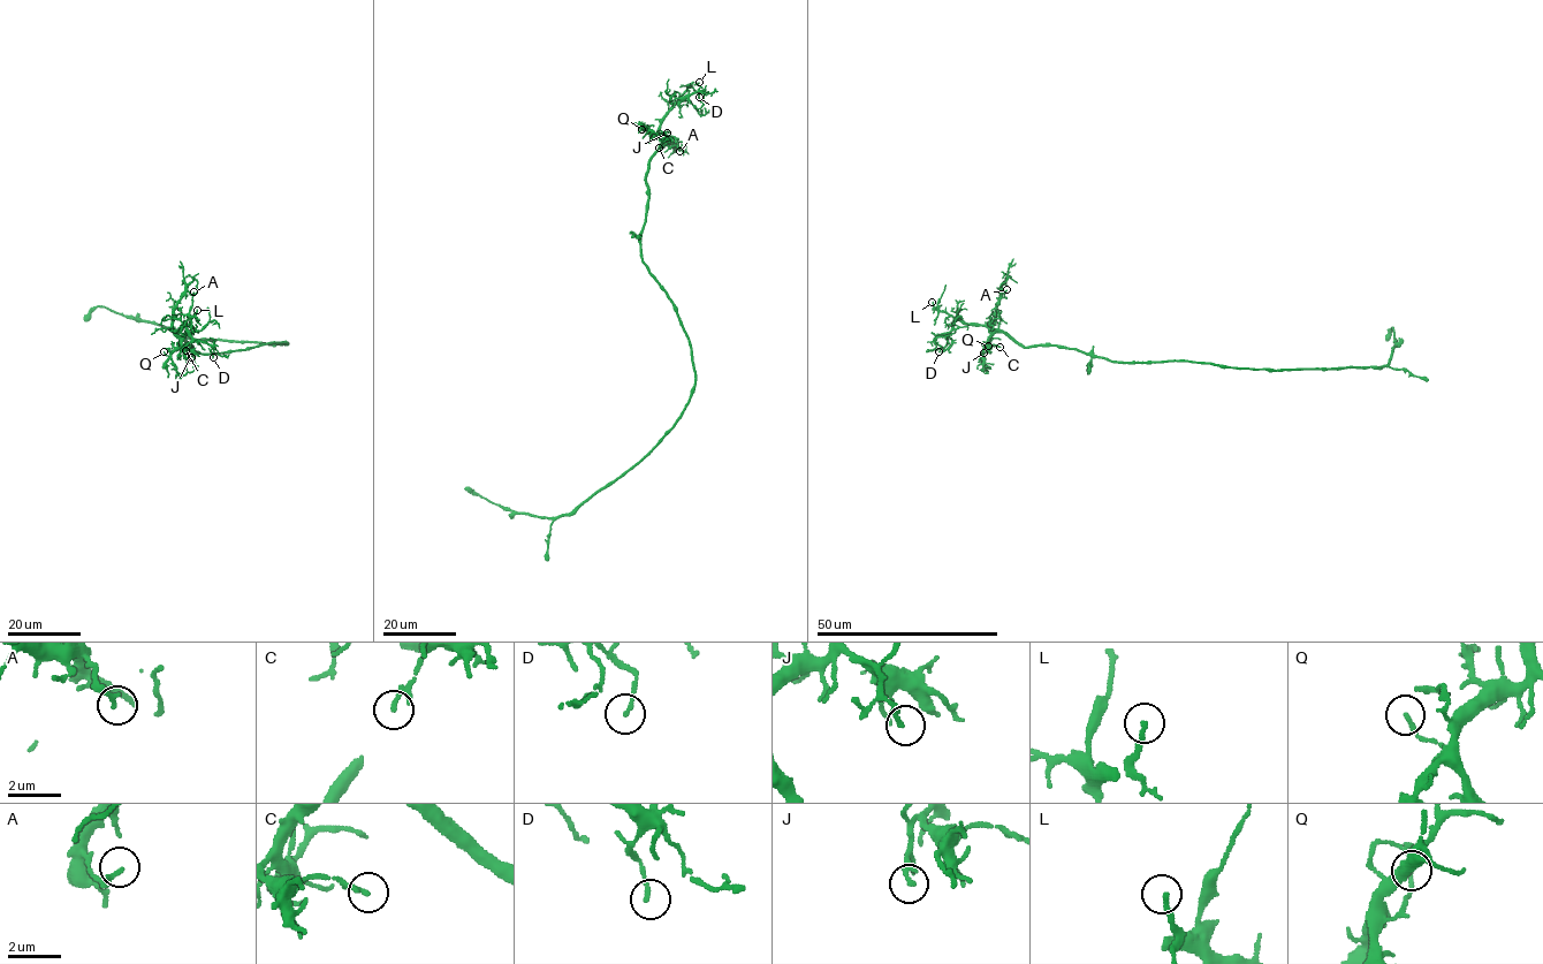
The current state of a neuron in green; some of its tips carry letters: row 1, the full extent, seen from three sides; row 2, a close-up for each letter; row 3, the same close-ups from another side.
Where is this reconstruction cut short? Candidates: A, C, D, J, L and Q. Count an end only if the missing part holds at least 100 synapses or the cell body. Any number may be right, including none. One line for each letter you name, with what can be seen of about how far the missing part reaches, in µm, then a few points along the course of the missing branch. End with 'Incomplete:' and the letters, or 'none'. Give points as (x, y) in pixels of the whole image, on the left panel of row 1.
L: about 25 µm are missing; missing branch runs (197, 310), (198, 301), (184, 289), (183, 273), (170, 258), (161, 237)
Incomplete: L

